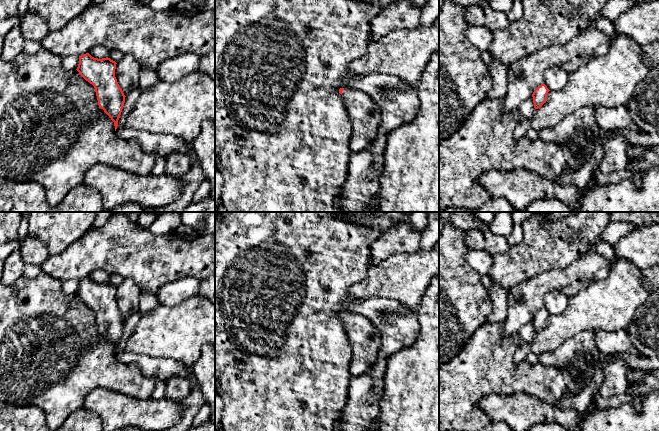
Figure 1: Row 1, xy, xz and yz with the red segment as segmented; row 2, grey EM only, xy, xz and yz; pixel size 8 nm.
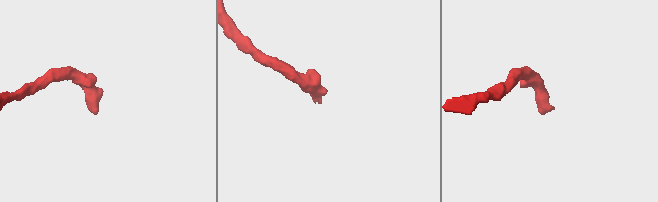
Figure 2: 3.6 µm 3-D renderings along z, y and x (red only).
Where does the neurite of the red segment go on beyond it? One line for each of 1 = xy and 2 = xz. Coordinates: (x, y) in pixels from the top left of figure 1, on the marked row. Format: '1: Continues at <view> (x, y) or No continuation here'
1: No continuation here
2: Continues at xz (364, 113)

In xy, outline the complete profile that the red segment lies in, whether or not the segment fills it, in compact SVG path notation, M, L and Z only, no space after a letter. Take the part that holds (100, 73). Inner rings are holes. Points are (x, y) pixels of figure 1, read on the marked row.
M89 53L79 56L79 64L77 71L79 74L95 88L98 105L114 122L115 131L118 126L118 120L120 118L123 105L125 102L125 95L120 88L117 79L115 77L116 62L110 58L94 58Z

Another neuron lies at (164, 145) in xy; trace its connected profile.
M133 90L125 97L123 109L118 120L117 134L125 139L137 140L144 152L166 157L173 152L190 152L191 145L171 135L158 135L146 131L127 129L125 120L140 96L141 90Z

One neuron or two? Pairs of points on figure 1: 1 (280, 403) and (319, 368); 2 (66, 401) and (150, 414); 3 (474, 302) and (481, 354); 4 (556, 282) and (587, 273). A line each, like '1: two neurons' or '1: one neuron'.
1: one neuron
2: two neurons
3: two neurons
4: one neuron

